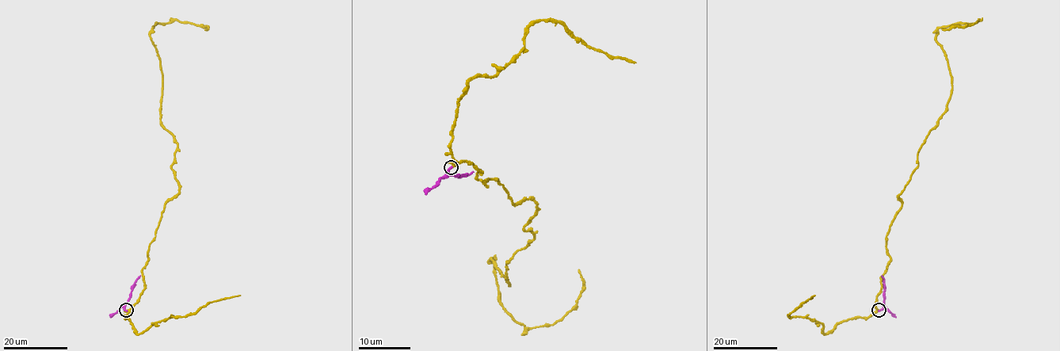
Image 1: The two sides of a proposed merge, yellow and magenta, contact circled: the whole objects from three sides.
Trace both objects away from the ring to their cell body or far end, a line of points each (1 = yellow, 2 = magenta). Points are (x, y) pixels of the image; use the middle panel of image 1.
1: (451, 167), (536, 204), (509, 285), (489, 259), (516, 320), (553, 326), (577, 269)
2: (451, 167), (448, 173), (451, 175), (469, 175), (473, 171)

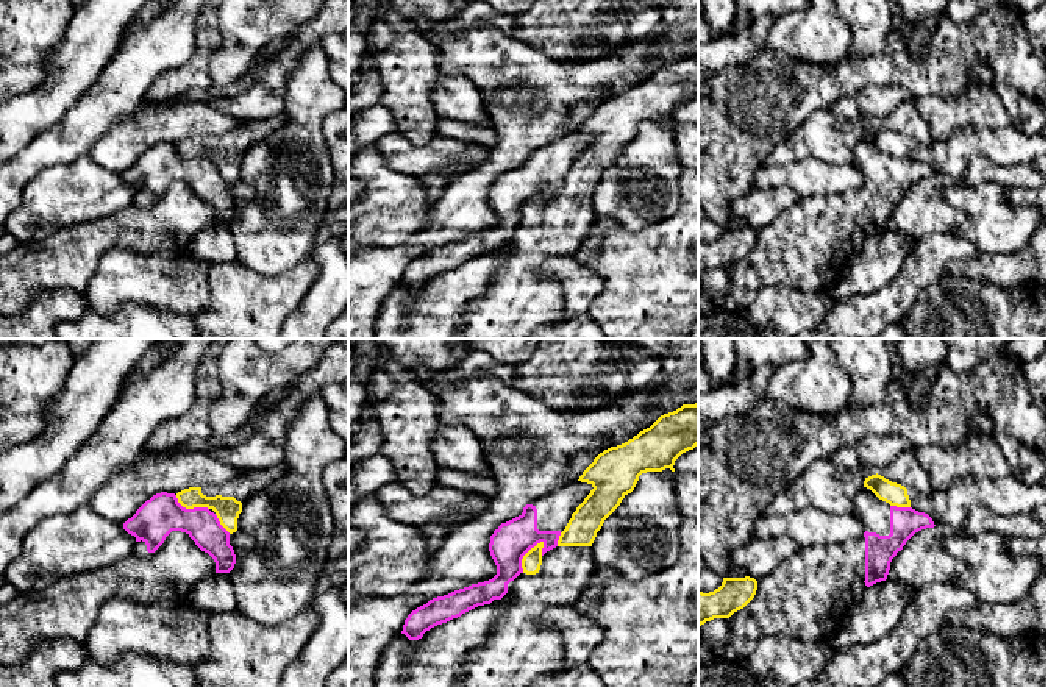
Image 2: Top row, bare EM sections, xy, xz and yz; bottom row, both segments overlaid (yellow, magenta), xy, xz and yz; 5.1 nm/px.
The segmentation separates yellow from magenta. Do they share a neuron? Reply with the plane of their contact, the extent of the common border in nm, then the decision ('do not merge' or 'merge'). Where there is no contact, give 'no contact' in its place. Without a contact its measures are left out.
xz | 200 nm | do not merge

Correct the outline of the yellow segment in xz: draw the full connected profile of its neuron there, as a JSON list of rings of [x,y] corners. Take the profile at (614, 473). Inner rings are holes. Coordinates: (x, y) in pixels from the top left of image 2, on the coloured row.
[[[698,403],[683,404],[661,415],[650,428],[622,445],[604,450],[594,459],[578,479],[594,489],[572,514],[556,548],[544,554],[544,542],[540,542],[523,556],[523,571],[508,584],[506,595],[512,598],[512,603],[497,620],[489,639],[469,653],[458,687],[533,687],[540,679],[565,670],[562,635],[553,628],[544,628],[542,615],[556,606],[573,606],[581,598],[597,568],[592,553],[597,532],[622,500],[634,490],[639,476],[665,468],[675,472],[675,461],[697,445]]]

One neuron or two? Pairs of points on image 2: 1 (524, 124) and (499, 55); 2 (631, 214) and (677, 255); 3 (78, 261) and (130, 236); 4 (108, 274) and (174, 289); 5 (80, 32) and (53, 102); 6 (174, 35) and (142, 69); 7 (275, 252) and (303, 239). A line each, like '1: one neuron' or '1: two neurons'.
1: one neuron
2: two neurons
3: one neuron
4: one neuron
5: one neuron
6: one neuron
7: one neuron

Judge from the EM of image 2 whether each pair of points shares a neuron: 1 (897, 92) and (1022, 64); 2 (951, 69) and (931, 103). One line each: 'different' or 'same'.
1: different
2: different

